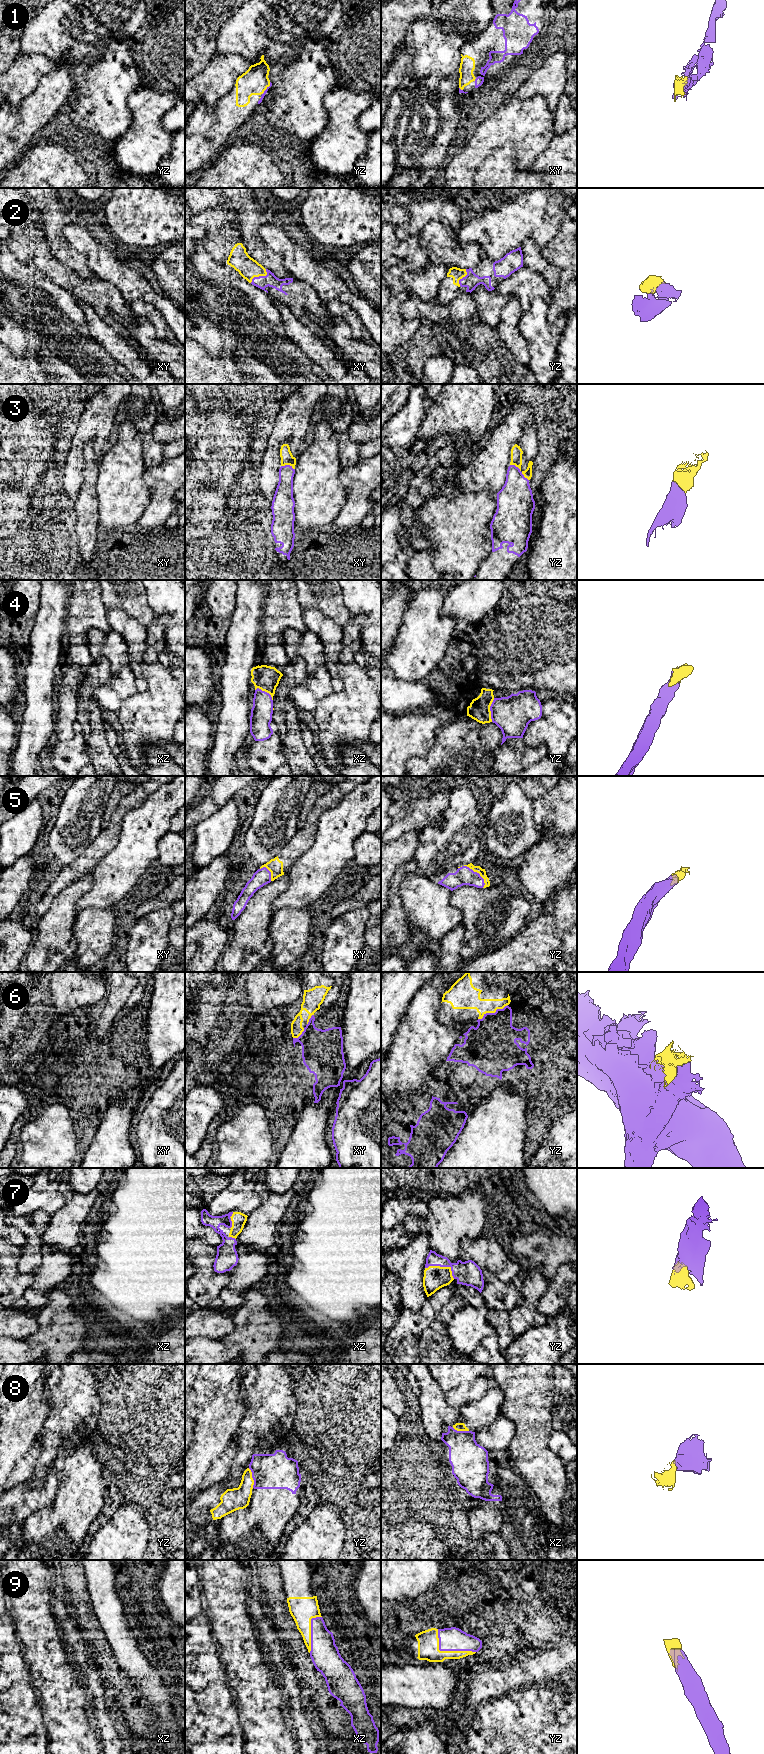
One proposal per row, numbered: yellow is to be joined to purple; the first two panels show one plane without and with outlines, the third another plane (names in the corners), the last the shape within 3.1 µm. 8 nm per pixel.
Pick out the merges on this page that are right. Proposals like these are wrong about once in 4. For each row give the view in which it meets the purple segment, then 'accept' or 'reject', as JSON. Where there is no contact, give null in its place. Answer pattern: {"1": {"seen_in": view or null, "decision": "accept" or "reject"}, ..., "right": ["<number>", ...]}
{"1": {"seen_in": "yz", "decision": "accept"}, "2": {"seen_in": "xy", "decision": "accept"}, "3": {"seen_in": "yz", "decision": "accept"}, "4": {"seen_in": "yz", "decision": "accept"}, "5": {"seen_in": "yz", "decision": "accept"}, "6": {"seen_in": "yz", "decision": "reject"}, "7": {"seen_in": "yz", "decision": "accept"}, "8": {"seen_in": "yz", "decision": "reject"}, "9": {"seen_in": "yz", "decision": "accept"}, "right": ["1", "2", "3", "4", "5", "7", "9"]}

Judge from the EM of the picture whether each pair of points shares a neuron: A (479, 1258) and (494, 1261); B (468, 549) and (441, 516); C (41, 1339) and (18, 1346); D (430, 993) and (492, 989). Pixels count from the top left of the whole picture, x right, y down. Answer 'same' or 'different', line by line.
A: same
B: same
C: different
D: different

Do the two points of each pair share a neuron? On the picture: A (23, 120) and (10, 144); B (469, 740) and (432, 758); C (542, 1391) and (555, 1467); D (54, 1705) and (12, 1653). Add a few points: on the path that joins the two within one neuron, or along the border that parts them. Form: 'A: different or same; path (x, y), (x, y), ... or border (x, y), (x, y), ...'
A: same; path (20, 126), (16, 130), (15, 140)
B: same; path (460, 743), (450, 753), (441, 757)
C: same; path (539, 1410), (539, 1448)
D: same; path (42, 1692), (34, 1681), (18, 1666)

